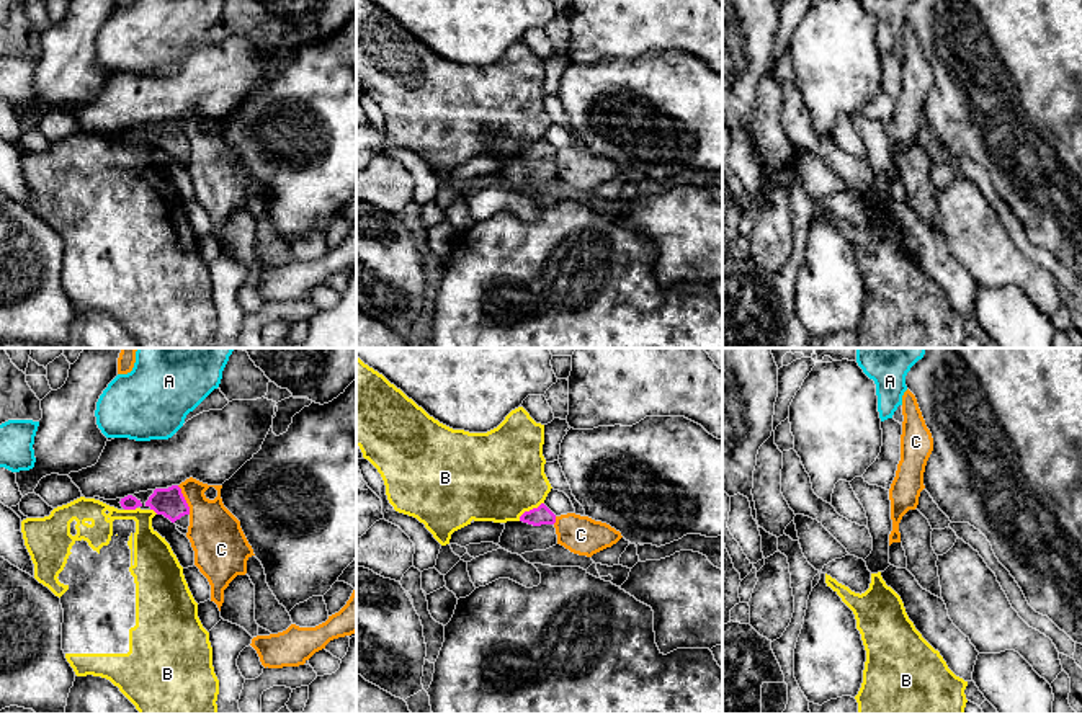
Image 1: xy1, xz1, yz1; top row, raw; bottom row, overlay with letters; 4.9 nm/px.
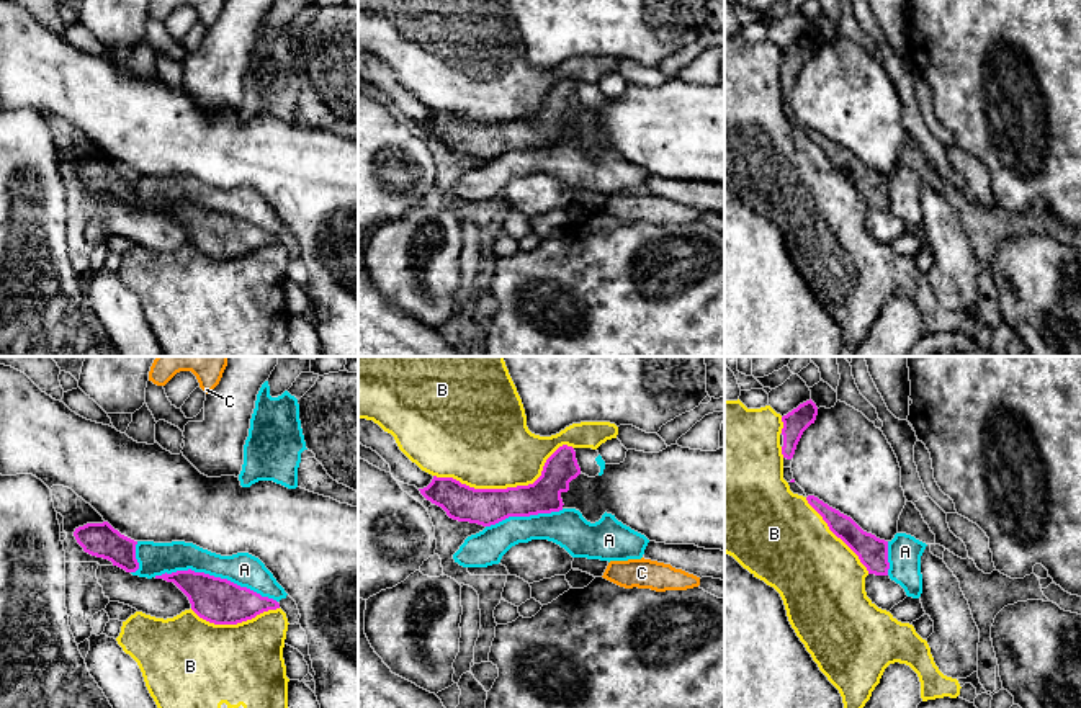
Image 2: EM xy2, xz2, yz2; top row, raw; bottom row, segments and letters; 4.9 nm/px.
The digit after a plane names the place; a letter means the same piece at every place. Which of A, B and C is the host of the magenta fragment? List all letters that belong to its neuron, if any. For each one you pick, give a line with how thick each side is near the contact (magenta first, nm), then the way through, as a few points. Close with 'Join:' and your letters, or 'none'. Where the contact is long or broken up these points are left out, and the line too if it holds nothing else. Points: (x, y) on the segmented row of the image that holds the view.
Join: none

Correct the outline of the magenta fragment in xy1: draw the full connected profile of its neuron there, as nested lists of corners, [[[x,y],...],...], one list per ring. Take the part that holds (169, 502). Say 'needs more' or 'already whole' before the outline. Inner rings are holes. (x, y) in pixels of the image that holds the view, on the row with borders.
needs more; [[[178,485],[127,495],[119,503],[124,510],[154,510],[183,529],[190,526],[190,506]]]

